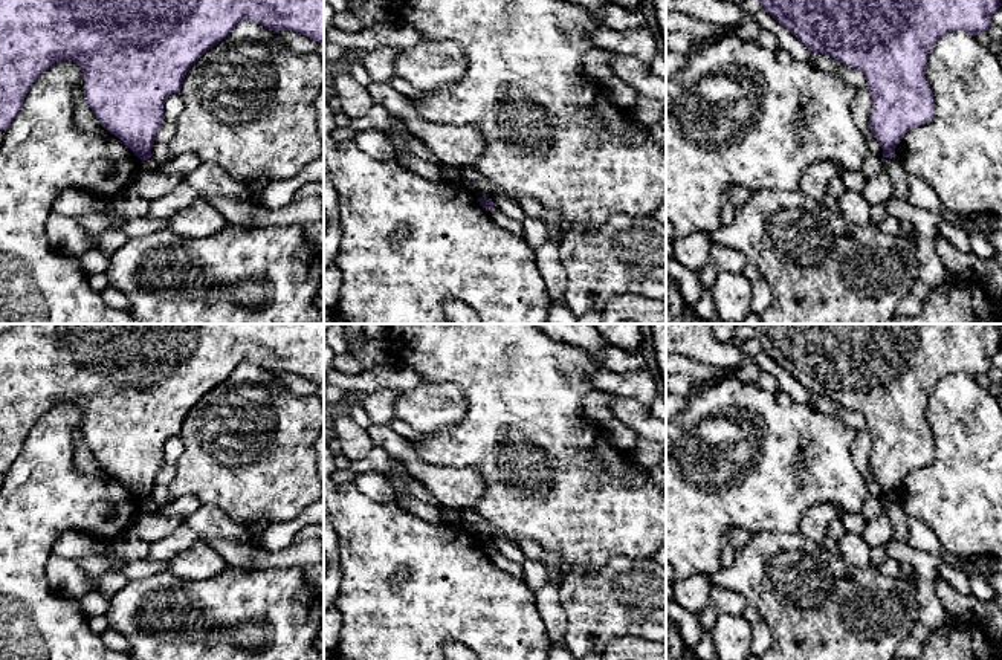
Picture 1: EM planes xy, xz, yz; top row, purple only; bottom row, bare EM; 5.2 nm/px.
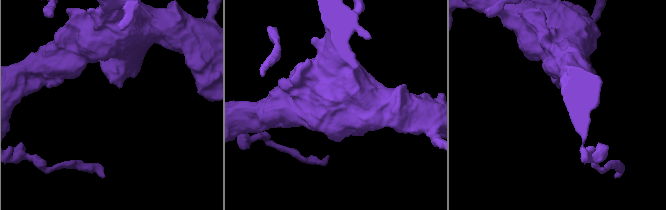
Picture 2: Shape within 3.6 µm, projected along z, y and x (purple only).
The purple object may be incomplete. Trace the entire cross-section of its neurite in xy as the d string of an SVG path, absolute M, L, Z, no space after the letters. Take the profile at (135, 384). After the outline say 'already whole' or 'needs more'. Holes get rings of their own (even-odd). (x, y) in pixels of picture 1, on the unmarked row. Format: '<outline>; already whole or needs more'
M17 324L0 335L0 472L6 474L18 458L24 440L37 420L63 402L76 405L82 412L84 440L99 468L119 480L141 503L151 500L154 478L162 469L163 446L173 435L180 435L182 425L192 406L243 362L266 371L292 373L315 383L324 383L324 324Z; already whole

